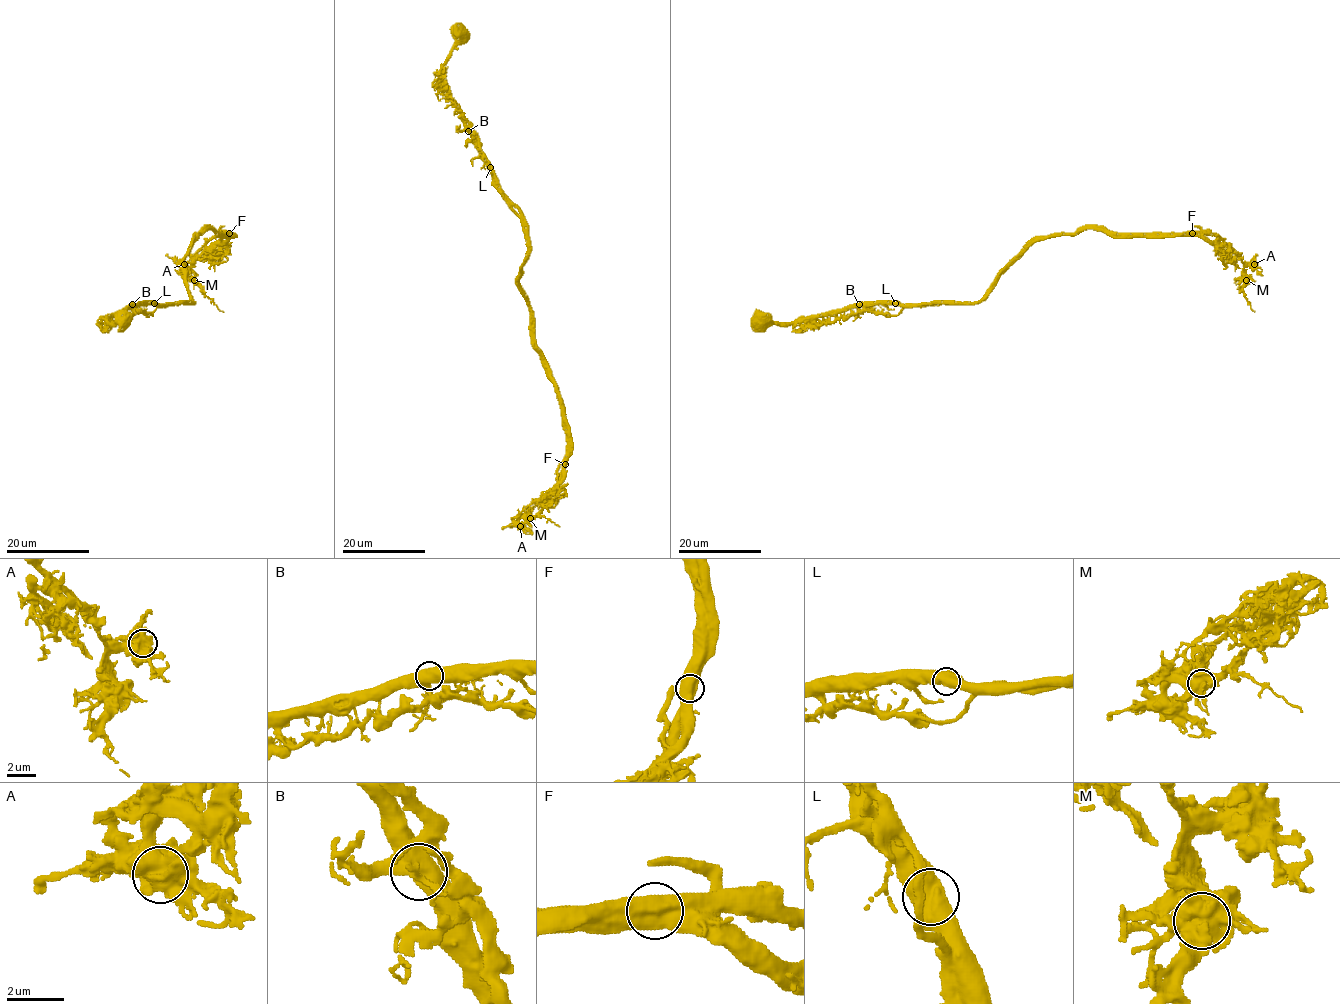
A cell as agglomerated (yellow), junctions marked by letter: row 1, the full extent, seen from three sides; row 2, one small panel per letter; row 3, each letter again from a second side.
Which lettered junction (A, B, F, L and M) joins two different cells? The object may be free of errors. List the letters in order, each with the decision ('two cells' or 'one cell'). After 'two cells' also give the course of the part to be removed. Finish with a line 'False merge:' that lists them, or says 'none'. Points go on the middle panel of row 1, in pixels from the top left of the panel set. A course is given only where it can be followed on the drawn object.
A: one cell
B: one cell
F: two cells | (565, 464), (565, 408), (533, 343), (519, 283), (522, 219), (439, 79)
L: one cell
M: one cell
False merge: F

